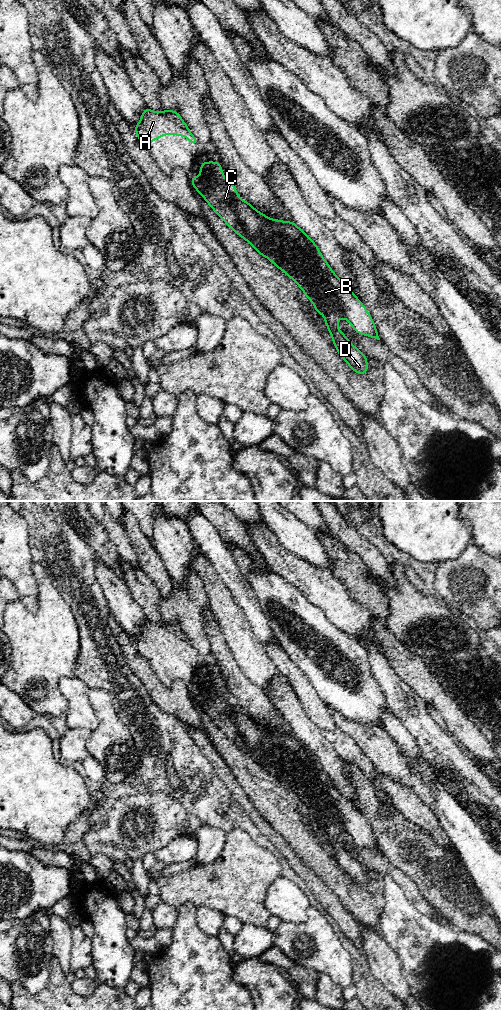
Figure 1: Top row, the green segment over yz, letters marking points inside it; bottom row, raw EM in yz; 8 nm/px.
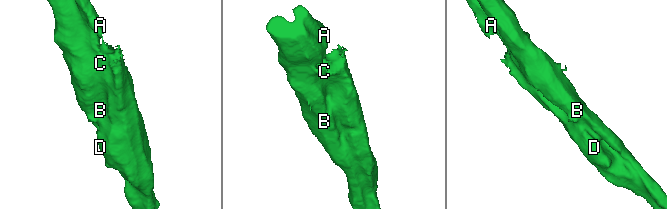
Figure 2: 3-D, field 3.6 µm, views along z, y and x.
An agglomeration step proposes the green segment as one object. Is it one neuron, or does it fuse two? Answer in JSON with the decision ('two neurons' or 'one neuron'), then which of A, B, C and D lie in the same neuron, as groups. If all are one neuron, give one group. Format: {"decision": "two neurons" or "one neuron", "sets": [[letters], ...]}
{"decision": "two neurons", "sets": [["A", "C", "D"], ["B"]]}

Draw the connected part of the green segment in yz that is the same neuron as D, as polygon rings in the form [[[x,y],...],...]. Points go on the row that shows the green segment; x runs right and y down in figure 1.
[[[324,315],[324,322],[328,333],[332,334],[331,340],[336,348],[338,355],[348,364],[350,369],[358,375],[367,375],[368,359],[352,342],[345,336],[344,332],[338,329],[338,317]]]

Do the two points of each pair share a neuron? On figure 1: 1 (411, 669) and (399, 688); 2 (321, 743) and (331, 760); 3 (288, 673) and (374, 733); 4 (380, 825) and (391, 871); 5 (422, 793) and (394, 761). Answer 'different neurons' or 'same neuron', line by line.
1: different neurons
2: same neuron
3: different neurons
4: different neurons
5: same neuron

